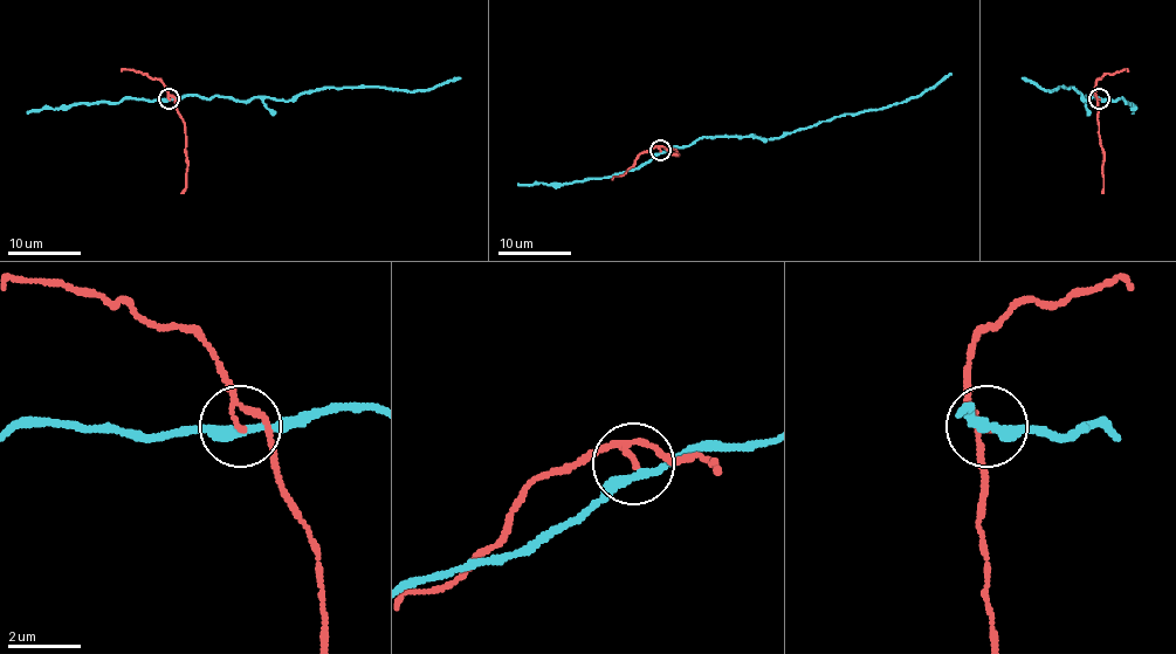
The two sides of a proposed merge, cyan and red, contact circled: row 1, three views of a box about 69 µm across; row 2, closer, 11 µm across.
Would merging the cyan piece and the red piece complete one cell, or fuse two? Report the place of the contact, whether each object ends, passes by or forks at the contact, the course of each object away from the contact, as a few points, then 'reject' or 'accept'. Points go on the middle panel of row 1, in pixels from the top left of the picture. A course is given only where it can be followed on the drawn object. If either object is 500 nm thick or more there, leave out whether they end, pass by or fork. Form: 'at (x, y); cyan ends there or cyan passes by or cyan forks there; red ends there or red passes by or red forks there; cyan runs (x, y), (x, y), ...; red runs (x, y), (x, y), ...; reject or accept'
at (660, 150); cyan passes by; red passes by; cyan runs (660, 151), (689, 146), (705, 137), (779, 139), (793, 130), (847, 114), (881, 110), (919, 97), (951, 73); red runs (660, 150), (662, 146), (679, 153), (672, 156); reject

